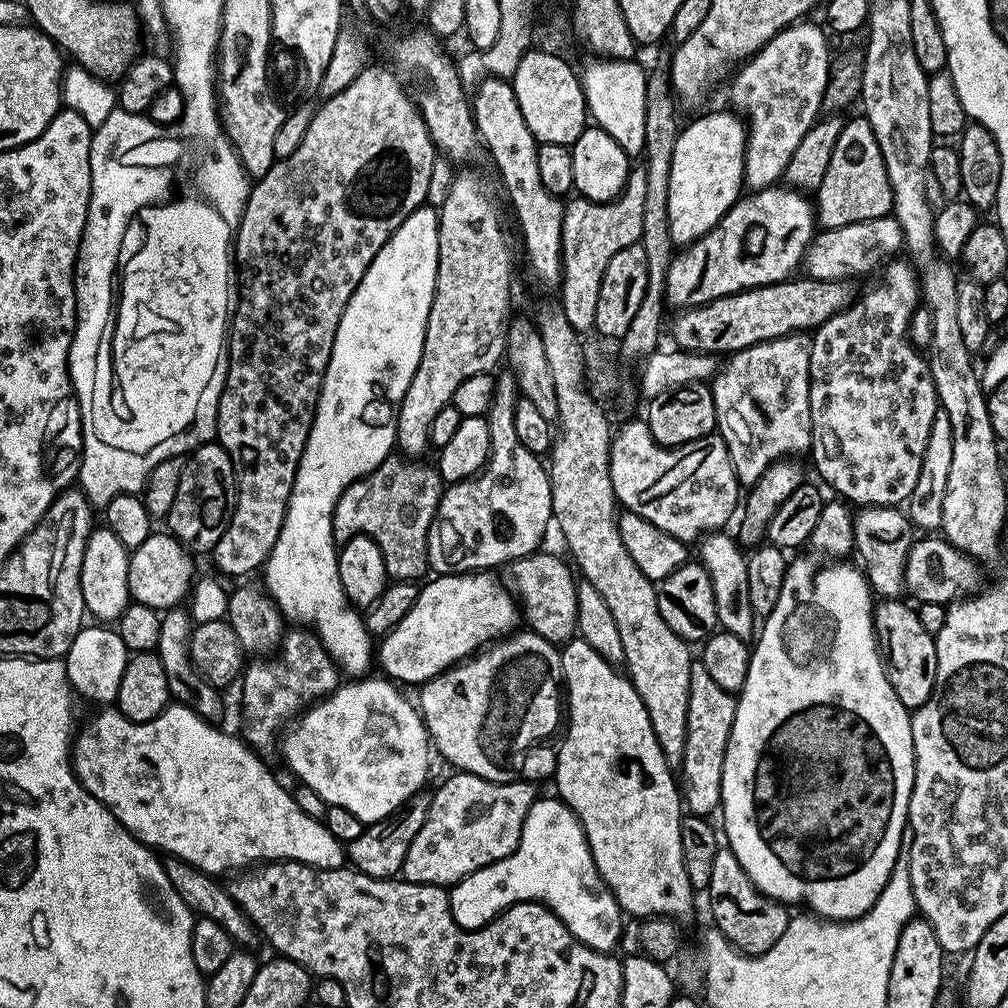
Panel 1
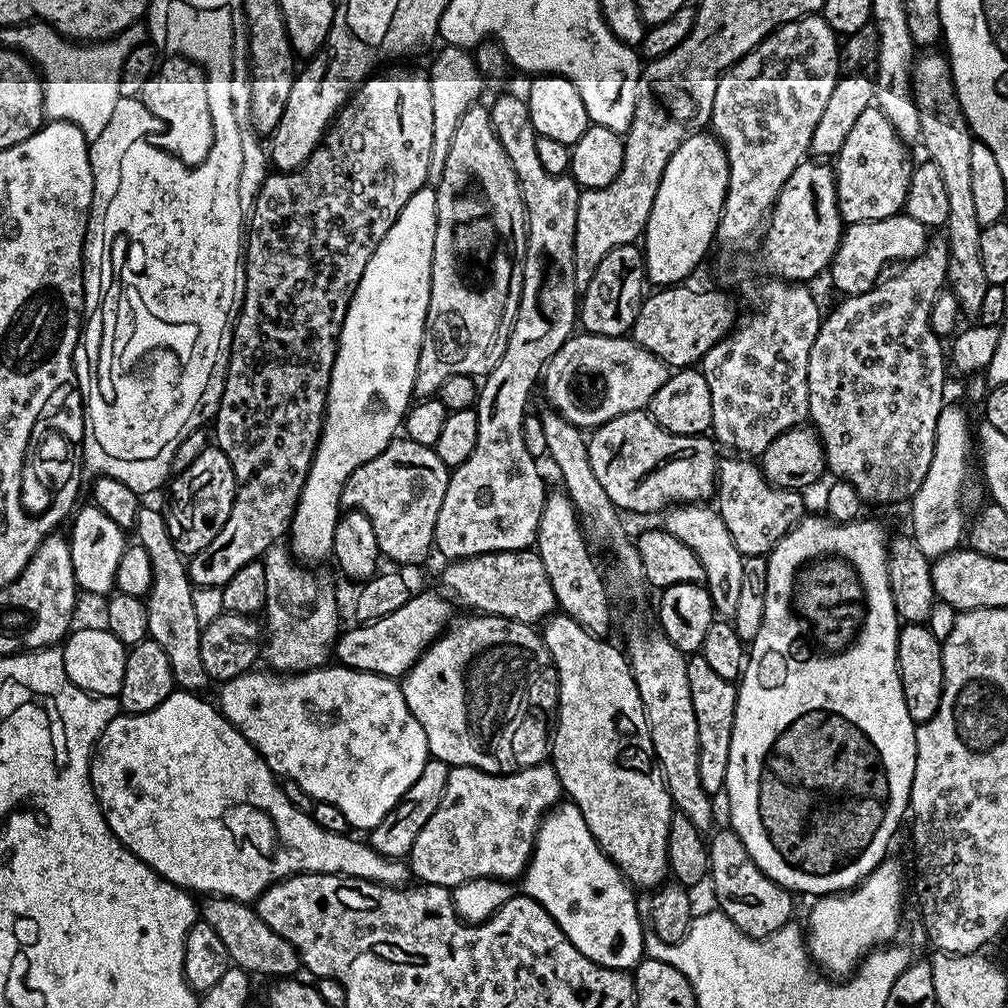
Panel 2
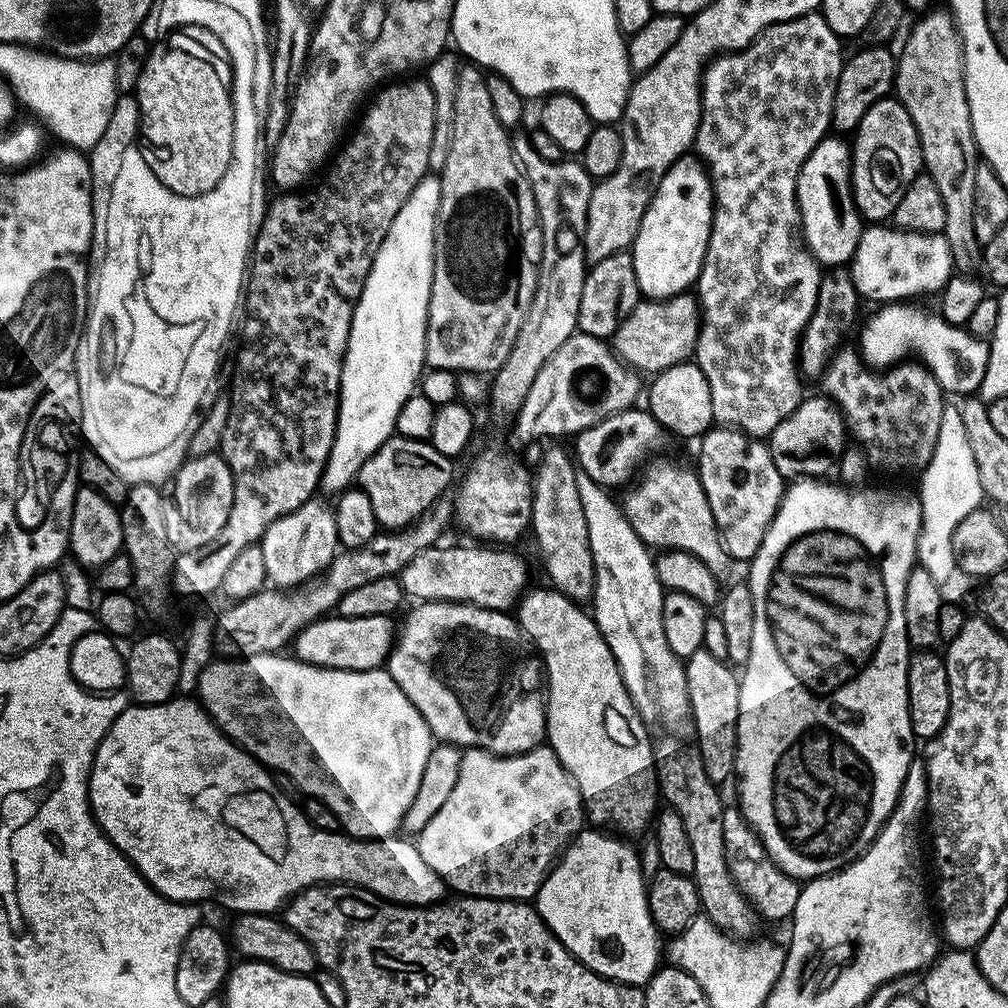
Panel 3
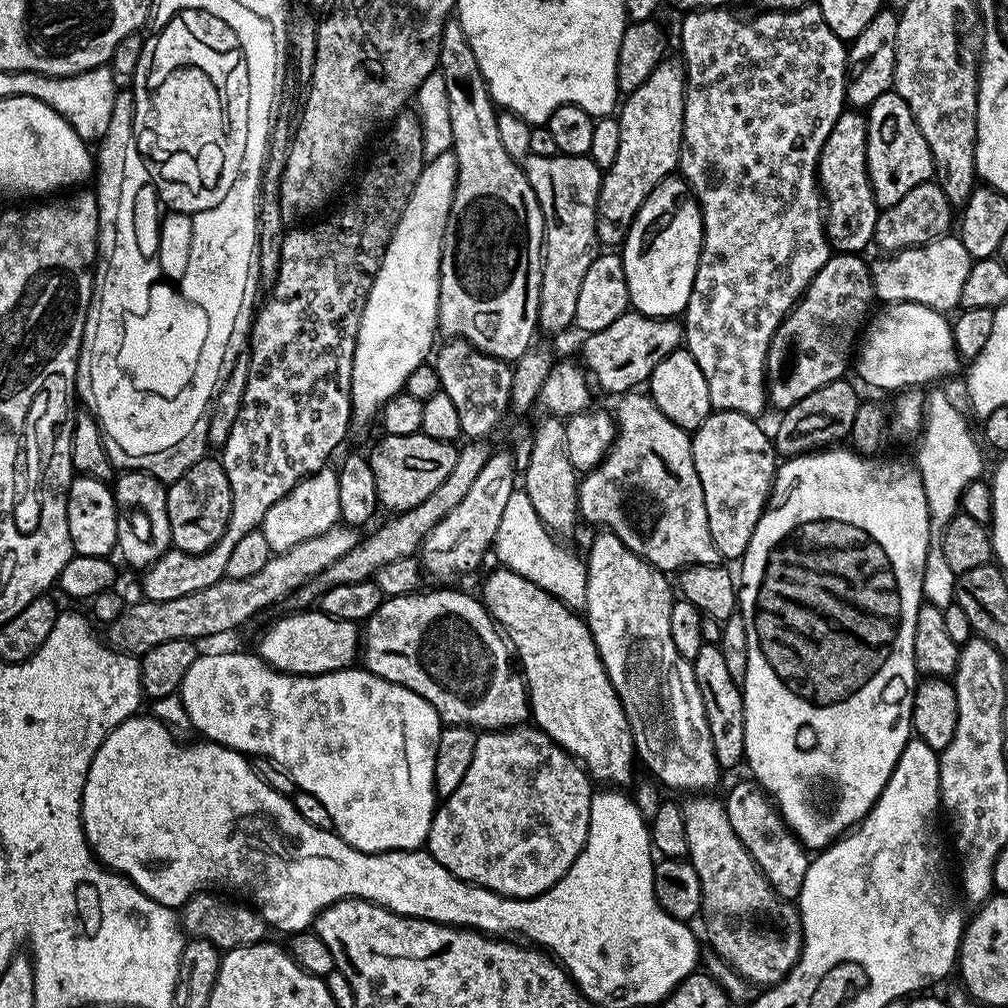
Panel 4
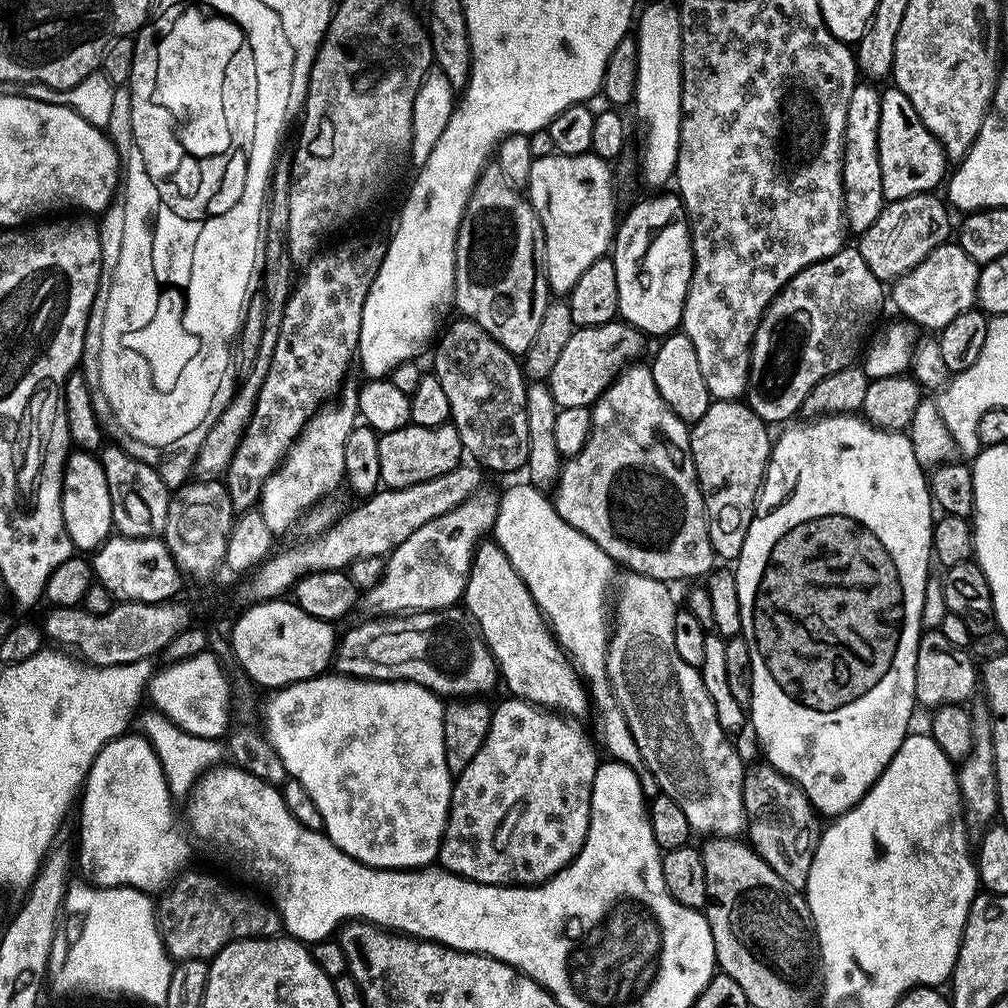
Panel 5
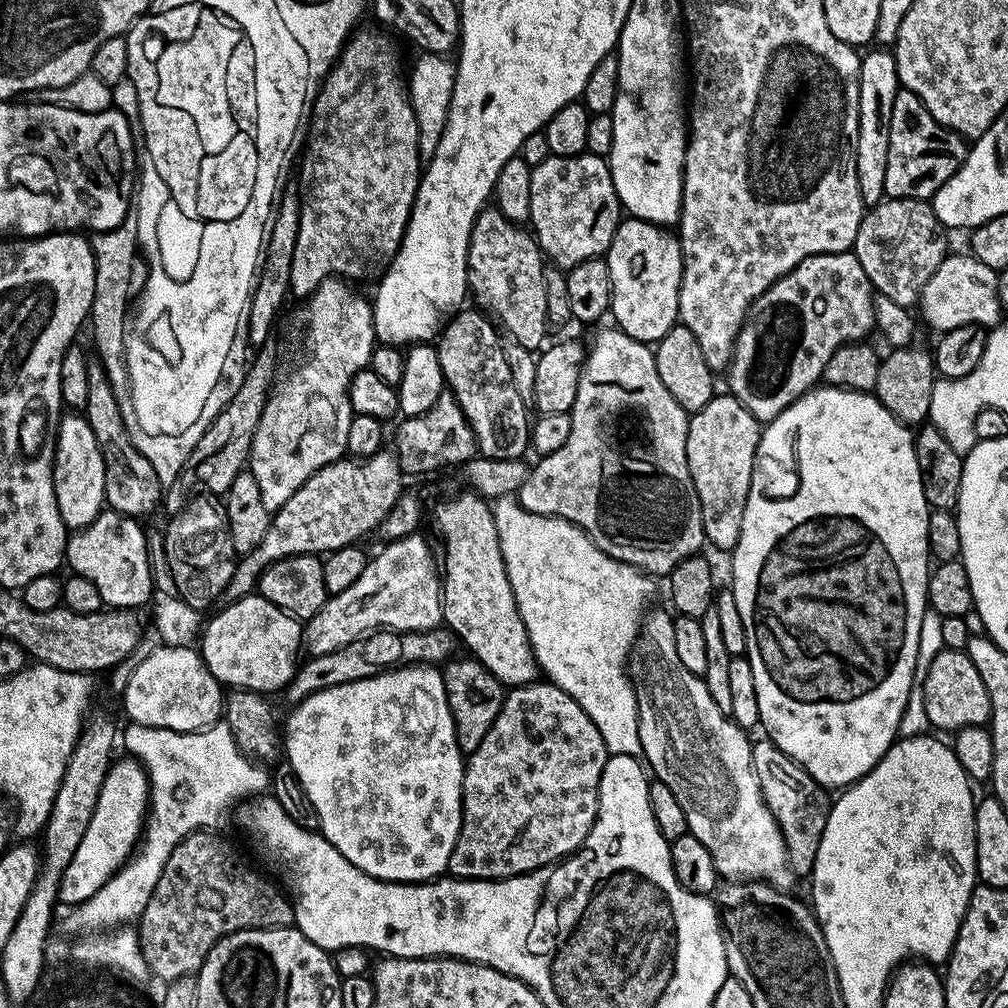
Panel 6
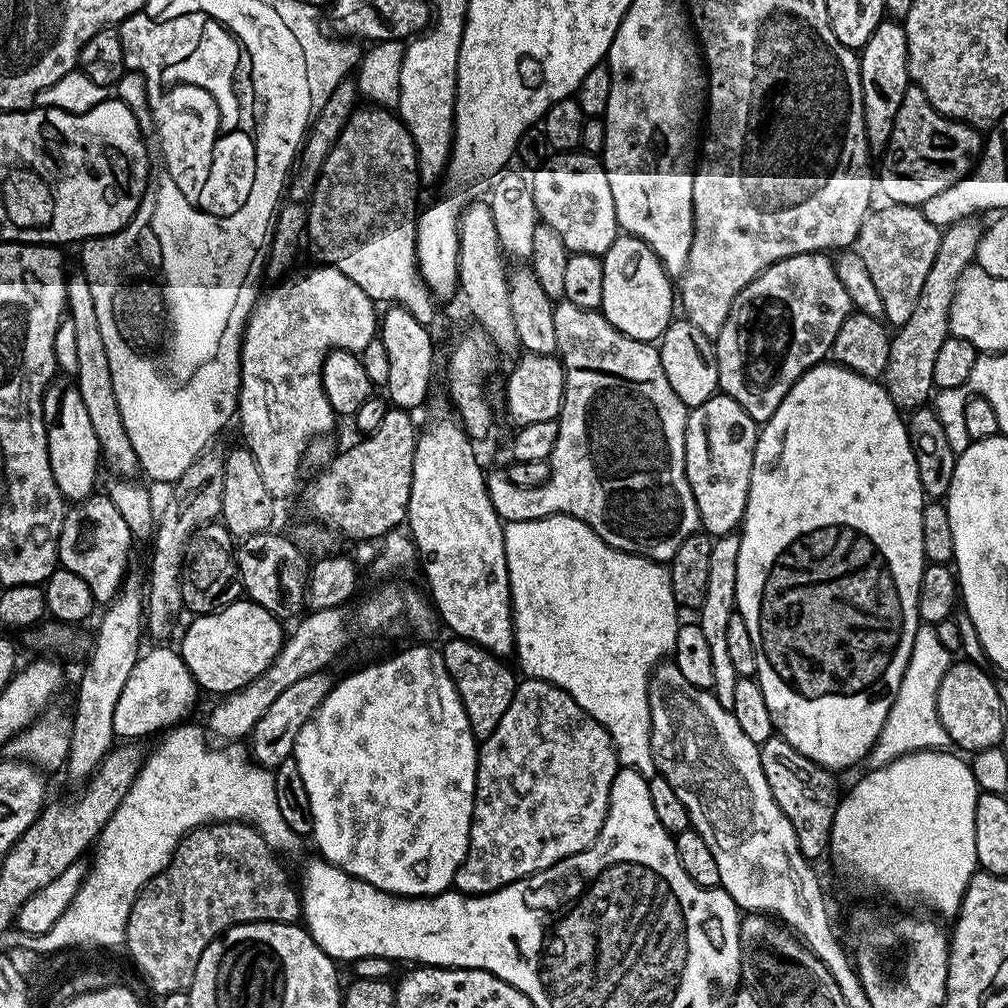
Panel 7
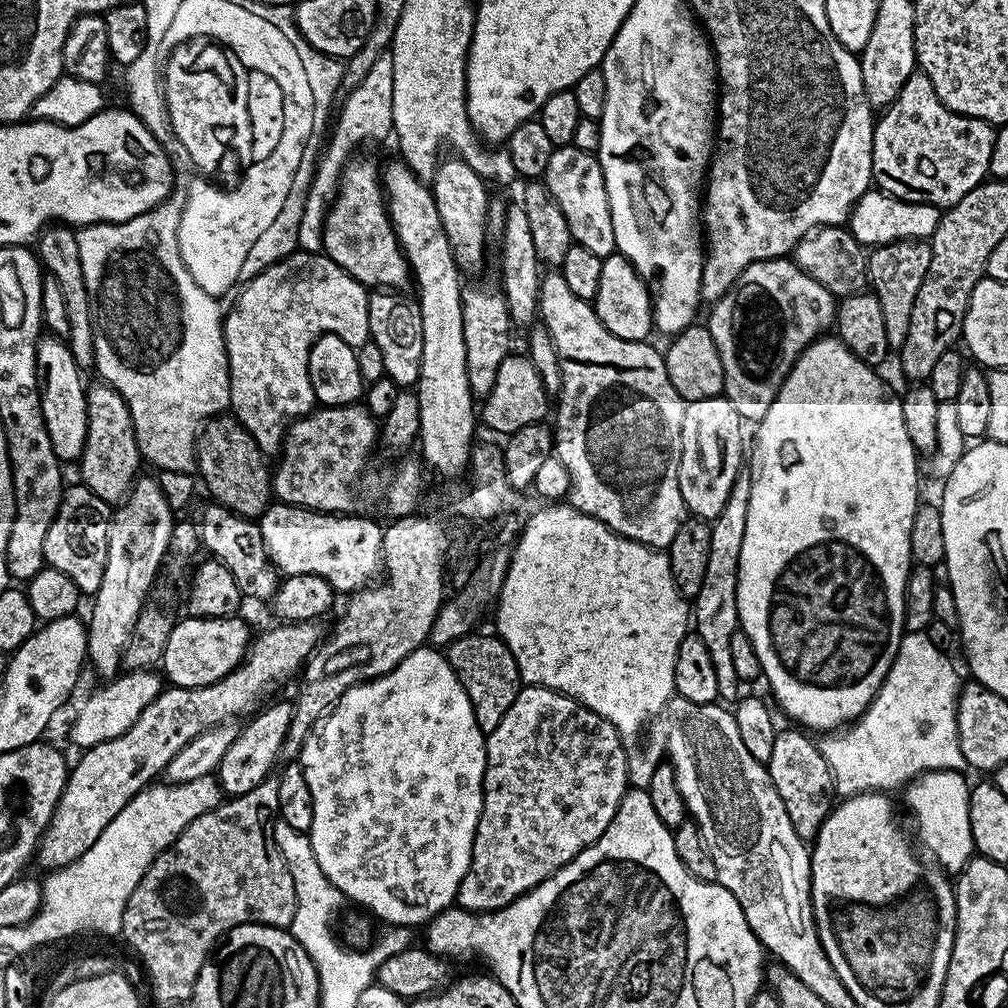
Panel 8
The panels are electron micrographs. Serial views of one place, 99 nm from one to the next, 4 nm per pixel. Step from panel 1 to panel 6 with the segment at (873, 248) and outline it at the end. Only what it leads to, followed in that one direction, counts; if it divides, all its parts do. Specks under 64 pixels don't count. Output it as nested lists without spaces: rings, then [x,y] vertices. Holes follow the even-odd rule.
[[[949,254],[944,257],[944,261],[938,266],[938,270],[932,275],[930,282],[926,282],[926,286],[920,292],[918,309],[920,308],[921,314],[924,315],[925,322],[930,327],[937,328],[937,333],[940,334],[954,330],[958,326],[970,326],[971,324],[995,326],[1002,319],[997,275],[997,269],[986,266],[986,262],[982,262],[974,255],[955,256],[955,254]]]

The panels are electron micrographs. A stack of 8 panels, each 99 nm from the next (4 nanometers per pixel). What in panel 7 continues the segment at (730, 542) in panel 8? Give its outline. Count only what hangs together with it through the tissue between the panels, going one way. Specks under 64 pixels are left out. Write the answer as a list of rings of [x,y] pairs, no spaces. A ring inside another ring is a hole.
[[[729,534],[713,539],[710,550],[710,582],[706,586],[706,598],[698,609],[698,616],[700,616],[698,623],[702,634],[706,634],[706,643],[710,646],[710,659],[714,661],[714,682],[710,691],[718,698],[720,705],[729,710],[734,706],[734,686],[738,677],[734,670],[734,662],[730,662],[730,653],[726,647],[726,626],[730,626],[730,618],[736,612],[739,549],[739,535]]]

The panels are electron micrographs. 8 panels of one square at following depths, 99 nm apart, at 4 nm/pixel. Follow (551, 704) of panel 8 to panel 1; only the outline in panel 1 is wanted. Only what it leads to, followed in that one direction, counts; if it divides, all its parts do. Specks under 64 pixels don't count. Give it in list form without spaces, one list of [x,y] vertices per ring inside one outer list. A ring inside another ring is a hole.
[[[457,771],[437,792],[431,793],[430,810],[422,830],[406,850],[403,879],[411,884],[457,884],[487,864],[509,856],[518,846],[530,806],[538,799],[537,785],[527,780],[509,784]]]

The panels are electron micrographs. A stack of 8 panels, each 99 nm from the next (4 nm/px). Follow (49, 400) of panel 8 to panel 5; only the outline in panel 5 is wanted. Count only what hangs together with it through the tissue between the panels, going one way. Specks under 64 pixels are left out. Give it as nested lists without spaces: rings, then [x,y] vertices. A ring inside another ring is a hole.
[[[69,451],[68,460],[64,464],[60,505],[66,534],[70,538],[73,549],[91,554],[113,535],[110,486],[106,486],[106,474],[102,470],[99,459],[93,453]]]

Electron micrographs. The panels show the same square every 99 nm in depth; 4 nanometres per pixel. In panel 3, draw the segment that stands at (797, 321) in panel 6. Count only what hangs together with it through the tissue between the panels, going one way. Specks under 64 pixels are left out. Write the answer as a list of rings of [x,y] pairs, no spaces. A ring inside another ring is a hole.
[[[833,267],[823,273],[814,314],[808,325],[804,327],[804,335],[800,338],[798,367],[805,377],[823,377],[833,352],[845,343],[844,335],[851,330],[860,304],[862,305],[862,300],[856,294],[851,271],[845,270],[843,267]]]

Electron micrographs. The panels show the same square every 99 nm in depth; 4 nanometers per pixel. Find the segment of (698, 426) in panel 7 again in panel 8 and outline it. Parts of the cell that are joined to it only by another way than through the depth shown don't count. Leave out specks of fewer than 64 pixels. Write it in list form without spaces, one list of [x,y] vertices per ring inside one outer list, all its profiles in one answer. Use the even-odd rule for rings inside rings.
[[[721,394],[714,398],[689,400],[682,418],[682,450],[678,462],[678,490],[682,490],[685,509],[695,519],[714,521],[726,507],[726,498],[736,476],[746,464],[746,444],[738,410]]]

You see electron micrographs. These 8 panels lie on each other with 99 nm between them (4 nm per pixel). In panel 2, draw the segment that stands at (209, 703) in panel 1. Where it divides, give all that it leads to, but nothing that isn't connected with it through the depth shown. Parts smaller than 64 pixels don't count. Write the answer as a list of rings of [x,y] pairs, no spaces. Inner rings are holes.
[[[142,506],[134,529],[135,539],[144,547],[152,567],[152,584],[148,587],[148,639],[158,642],[170,658],[172,679],[177,689],[185,692],[203,693],[210,684],[206,666],[202,666],[202,627],[198,624],[194,610],[194,585],[188,577],[185,557],[180,555],[176,544],[170,538],[168,520],[163,511]]]

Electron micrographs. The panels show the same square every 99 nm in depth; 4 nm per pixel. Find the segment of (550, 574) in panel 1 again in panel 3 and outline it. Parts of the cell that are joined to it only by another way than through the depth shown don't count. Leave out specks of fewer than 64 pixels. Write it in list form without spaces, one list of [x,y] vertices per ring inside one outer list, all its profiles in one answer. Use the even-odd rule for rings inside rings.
[[[496,546],[444,547],[427,548],[411,562],[406,562],[398,577],[405,597],[412,599],[413,596],[413,601],[416,602],[445,600],[455,604],[473,604],[495,612],[515,609],[520,597],[529,587],[528,568],[522,557],[515,556],[512,552],[503,556]],[[504,560],[508,563],[505,568]]]

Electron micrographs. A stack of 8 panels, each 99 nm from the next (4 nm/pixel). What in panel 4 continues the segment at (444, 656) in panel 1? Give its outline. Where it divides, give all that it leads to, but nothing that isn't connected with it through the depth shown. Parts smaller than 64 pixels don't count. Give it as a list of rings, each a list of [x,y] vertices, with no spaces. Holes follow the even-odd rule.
[[[292,610],[289,616],[280,616],[260,636],[260,659],[268,663],[269,668],[277,672],[289,672],[292,676],[320,676],[324,672],[340,673],[343,668],[353,667],[357,663],[362,648],[362,632],[354,622],[330,618],[319,610]]]

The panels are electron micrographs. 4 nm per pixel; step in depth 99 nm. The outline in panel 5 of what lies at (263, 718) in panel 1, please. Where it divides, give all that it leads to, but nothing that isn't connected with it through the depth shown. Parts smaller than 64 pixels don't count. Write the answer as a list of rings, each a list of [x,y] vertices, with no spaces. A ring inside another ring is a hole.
[[[350,390],[343,393],[344,401],[336,404],[333,408],[321,407],[315,416],[308,419],[308,424],[300,431],[300,436],[289,446],[288,452],[284,456],[280,467],[276,469],[274,474],[270,474],[270,478],[266,478],[266,482],[260,491],[260,499],[258,501],[258,510],[262,514],[262,519],[266,521],[266,526],[270,526],[273,534],[280,534],[287,528],[295,529],[298,521],[307,513],[309,508],[315,507],[325,498],[328,498],[332,491],[344,480],[344,463],[346,457],[344,453],[344,443],[350,434],[350,430],[356,427],[358,423],[358,409],[356,406],[356,392]]]

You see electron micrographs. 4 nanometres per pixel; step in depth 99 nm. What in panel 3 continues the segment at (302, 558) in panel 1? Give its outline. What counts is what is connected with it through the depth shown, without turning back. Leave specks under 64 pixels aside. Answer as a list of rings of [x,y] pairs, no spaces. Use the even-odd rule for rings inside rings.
[[[426,175],[420,179],[418,186],[414,186],[414,190],[410,190],[410,198],[402,202],[402,210],[394,214],[394,222],[390,222],[390,230],[386,230],[386,238],[382,246],[378,246],[378,254],[370,266],[370,274],[366,278],[362,294],[356,300],[340,379],[340,405],[336,419],[334,446],[330,450],[330,458],[320,479],[320,488],[323,491],[339,494],[359,477],[360,467],[366,462],[366,458],[376,453],[395,433],[398,410],[402,410],[402,406],[417,391],[418,381],[426,368],[424,347],[430,306],[430,286],[434,278],[436,211],[439,205],[439,175]]]

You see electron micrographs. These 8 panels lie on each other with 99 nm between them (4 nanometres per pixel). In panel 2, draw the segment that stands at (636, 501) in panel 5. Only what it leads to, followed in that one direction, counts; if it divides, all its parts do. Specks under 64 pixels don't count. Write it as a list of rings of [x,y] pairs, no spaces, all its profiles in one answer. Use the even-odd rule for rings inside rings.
[[[704,502],[681,504],[669,507],[663,513],[662,519],[665,532],[674,534],[678,542],[686,542],[686,546],[690,546],[694,554],[698,554],[698,562],[702,562],[704,584],[712,599],[713,609],[724,618],[735,616],[739,592],[742,590],[744,555],[738,550],[738,546],[734,546],[734,538],[730,538],[730,530],[726,530],[726,522],[722,522],[719,511]]]

